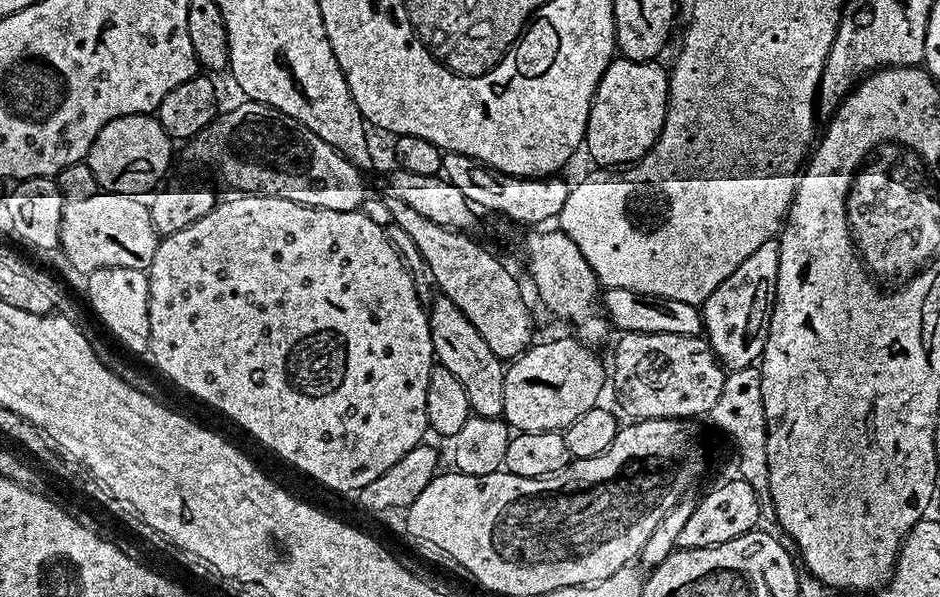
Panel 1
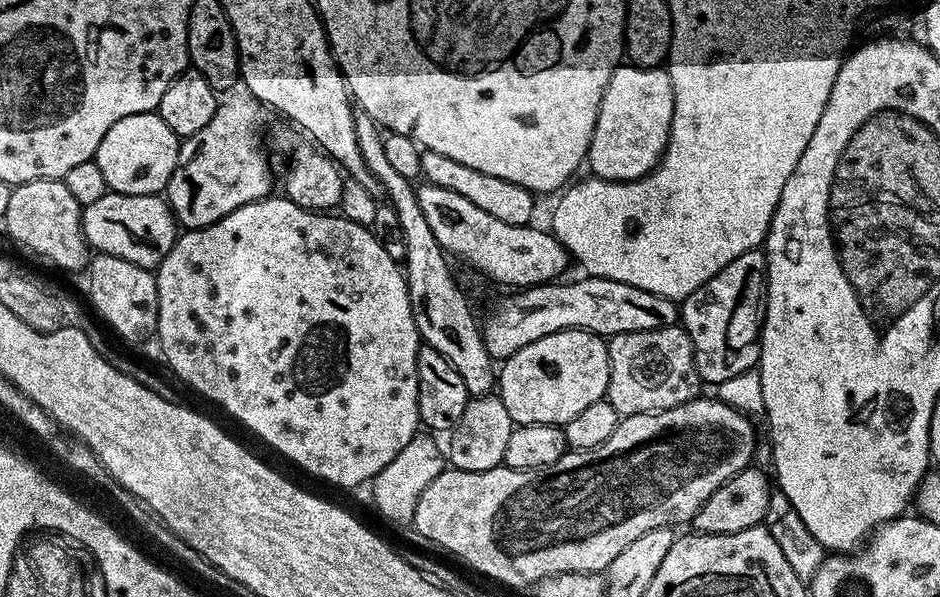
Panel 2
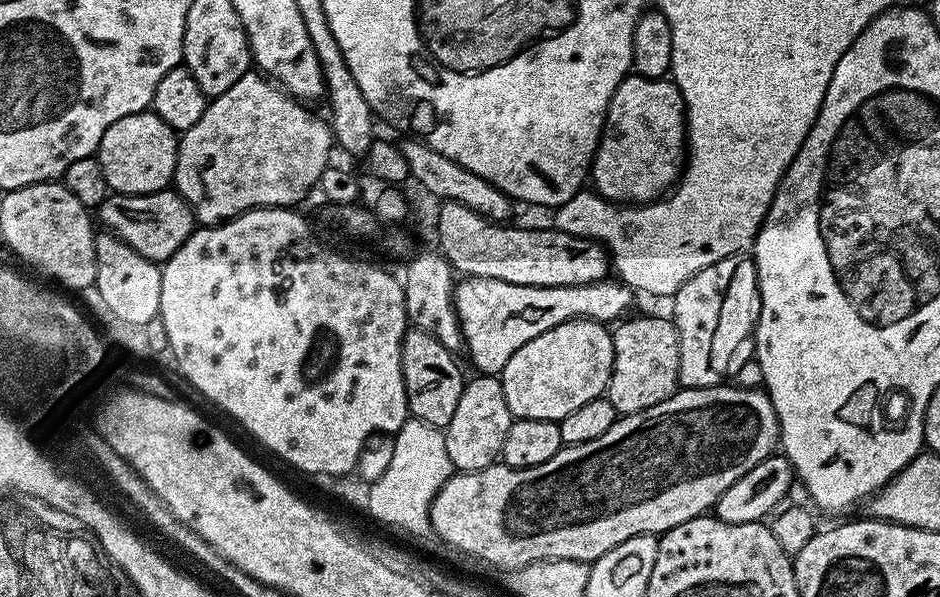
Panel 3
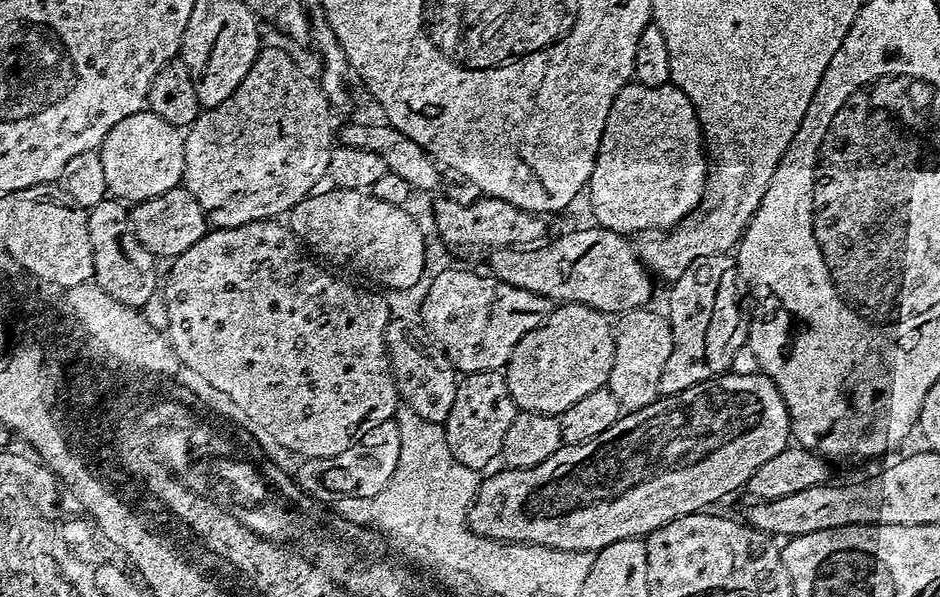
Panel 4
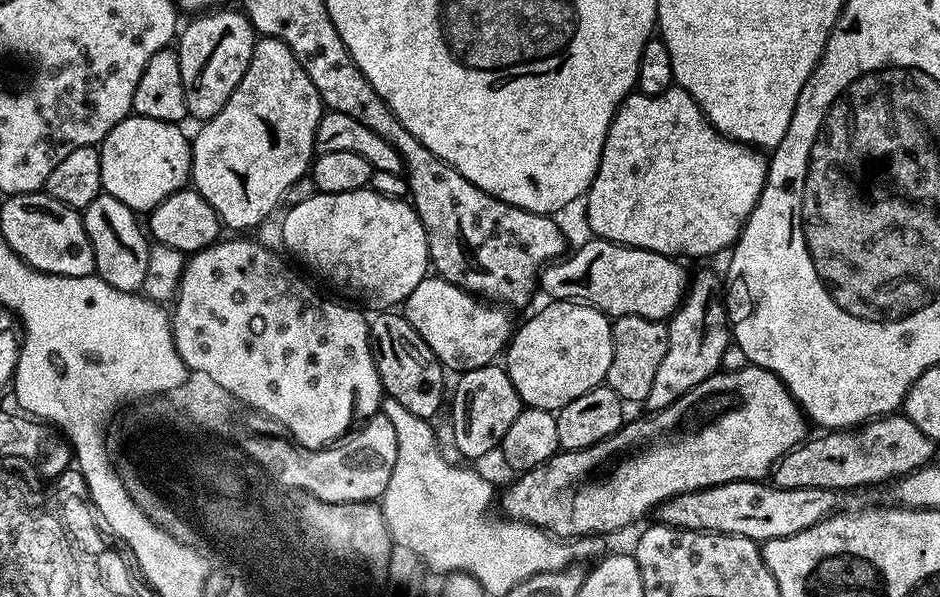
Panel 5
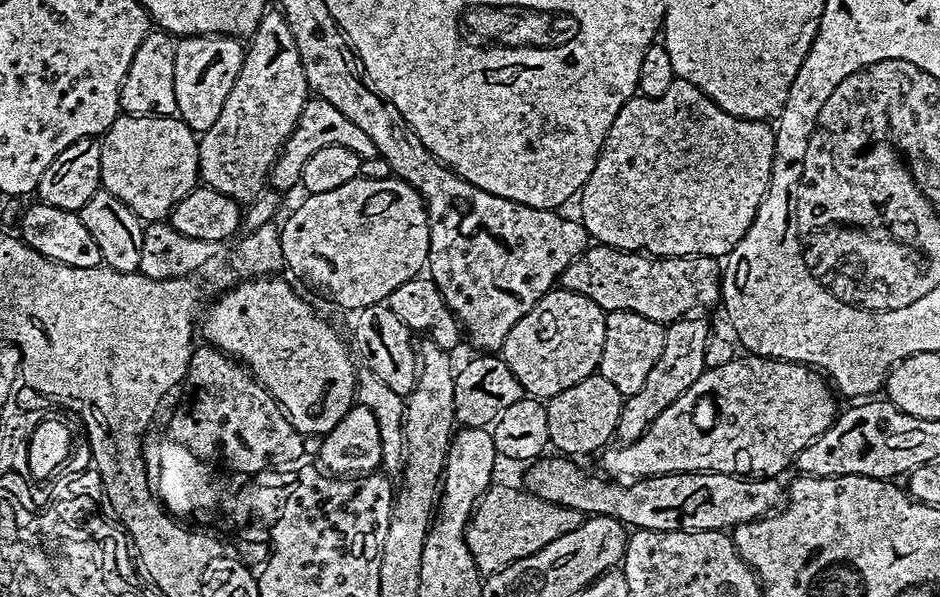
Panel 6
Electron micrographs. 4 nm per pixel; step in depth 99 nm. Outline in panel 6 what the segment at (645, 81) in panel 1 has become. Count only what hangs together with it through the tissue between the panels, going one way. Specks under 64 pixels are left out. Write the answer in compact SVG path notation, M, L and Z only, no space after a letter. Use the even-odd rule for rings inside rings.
M676 79L662 94L662 98L646 98L635 95L626 101L622 110L618 110L618 118L614 118L614 126L610 126L606 142L596 160L590 178L584 183L578 193L580 200L579 219L587 230L589 237L596 244L606 244L610 248L618 248L621 252L638 252L653 258L667 258L670 256L710 256L713 258L727 257L729 252L742 242L744 235L750 230L754 218L758 214L764 195L768 193L768 183L772 177L772 163L776 157L776 134L771 123L762 120L743 120L734 114L726 114L716 103L698 86L685 80Z

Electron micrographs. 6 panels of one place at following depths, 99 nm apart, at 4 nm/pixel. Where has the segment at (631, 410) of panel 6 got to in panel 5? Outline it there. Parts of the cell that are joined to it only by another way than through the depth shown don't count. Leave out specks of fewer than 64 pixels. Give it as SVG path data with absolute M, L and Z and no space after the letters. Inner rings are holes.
M700 272L693 280L691 277L684 301L672 313L667 326L666 358L662 358L662 366L658 366L658 374L654 374L654 382L650 385L650 394L642 402L643 407L648 407L645 409L652 414L661 412L682 398L682 394L721 371L723 355L730 343L730 325L722 299L721 277L719 280L712 272Z

